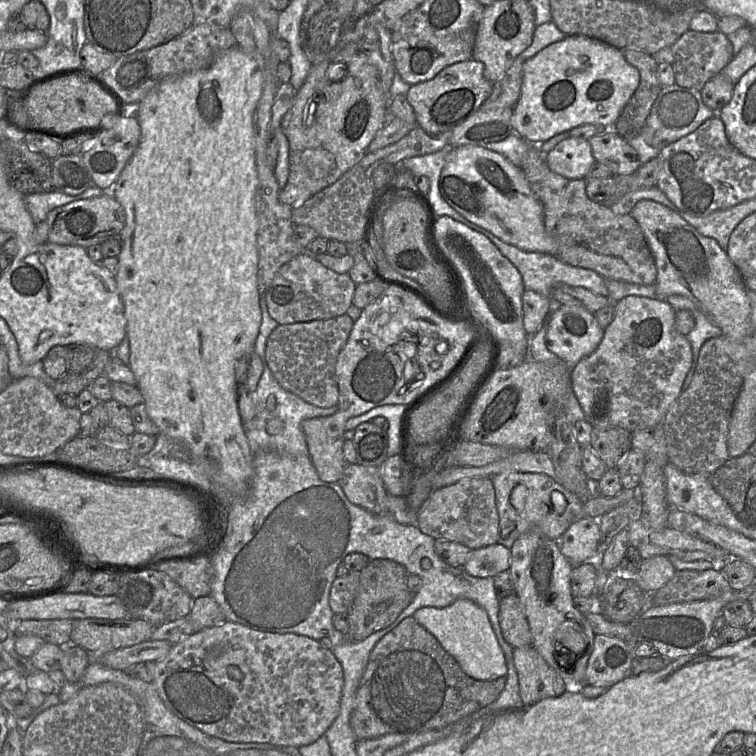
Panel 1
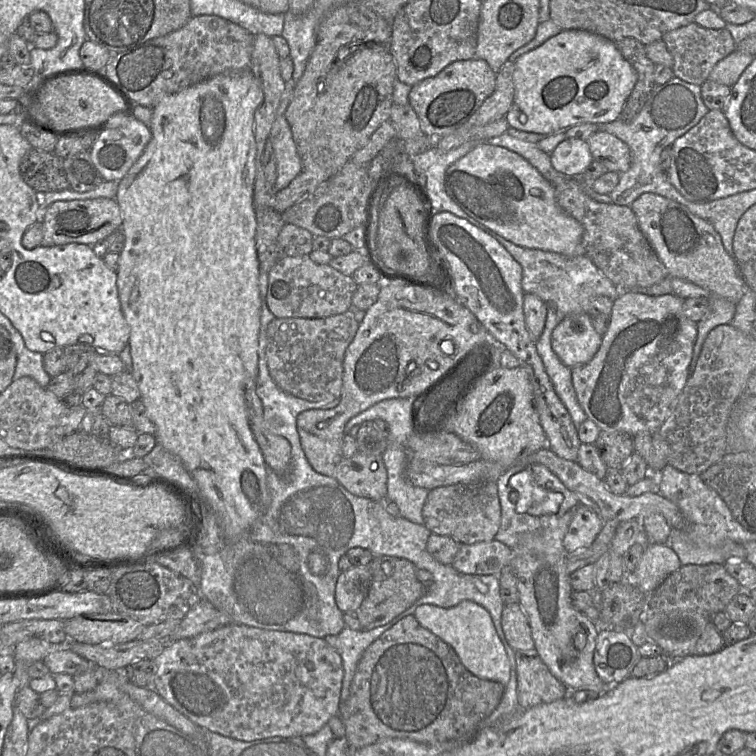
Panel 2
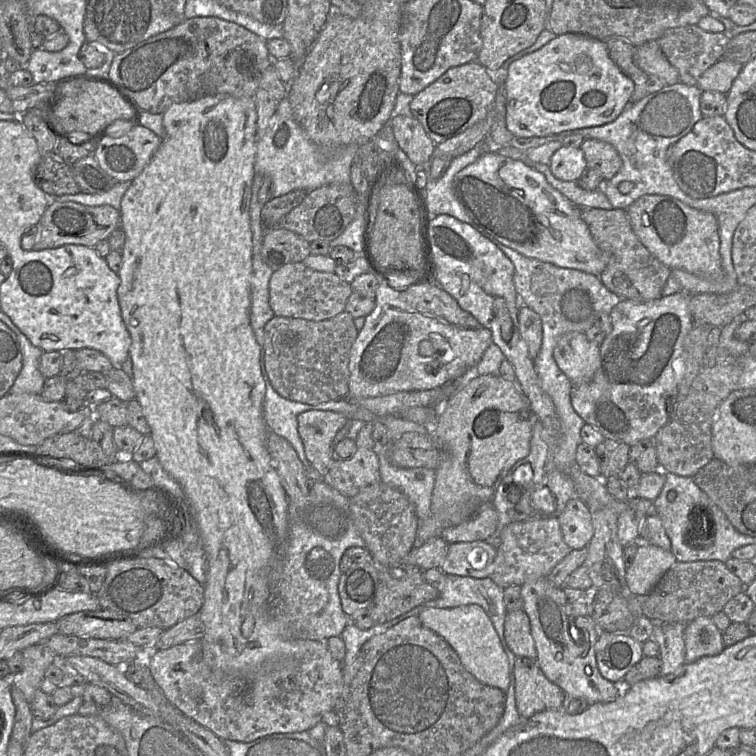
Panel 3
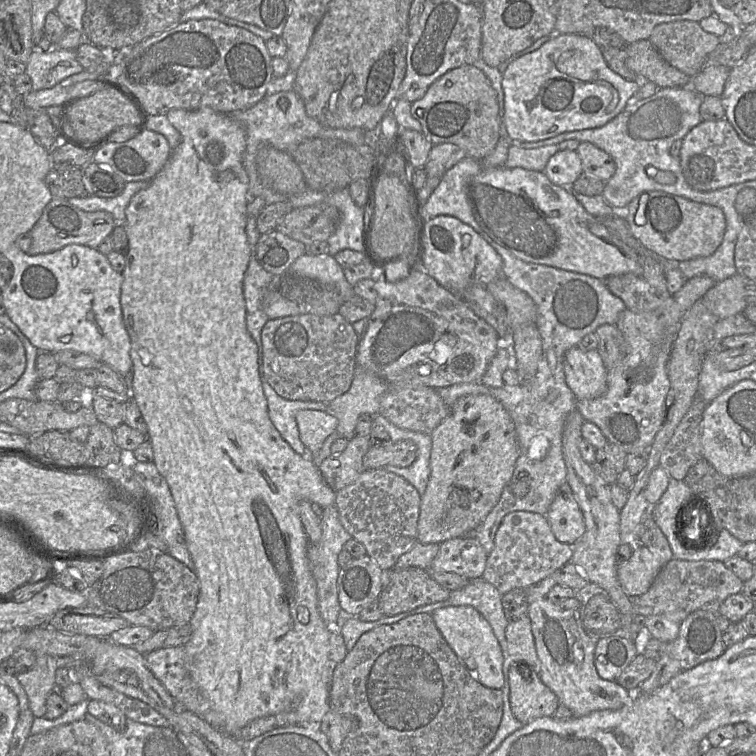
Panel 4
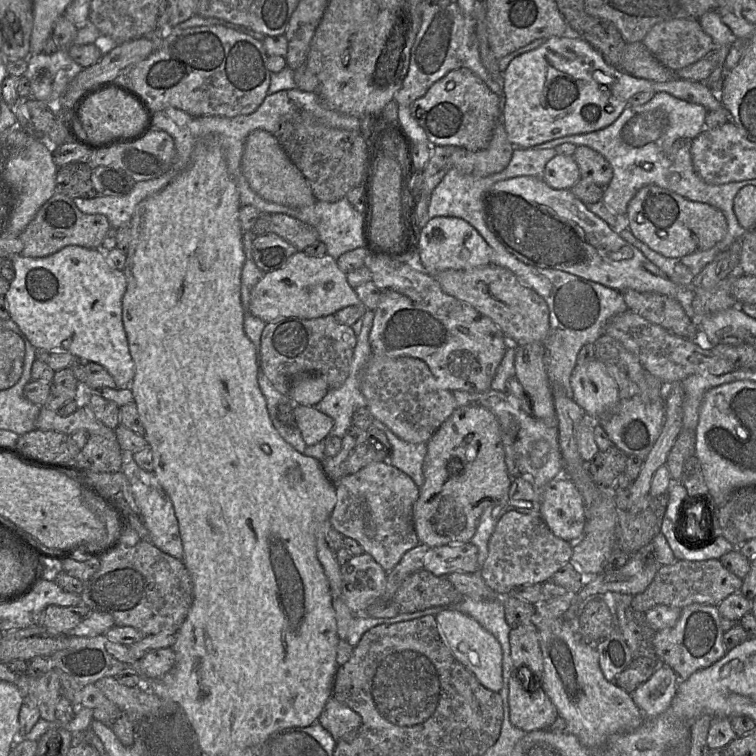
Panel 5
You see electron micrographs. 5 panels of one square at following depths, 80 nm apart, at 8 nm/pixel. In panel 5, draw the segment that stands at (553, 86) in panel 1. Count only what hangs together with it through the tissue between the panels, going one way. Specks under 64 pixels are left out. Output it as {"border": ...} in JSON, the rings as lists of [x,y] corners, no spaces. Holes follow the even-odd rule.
{"border":[[[568,34],[560,37],[551,37],[544,41],[544,43],[532,51],[521,54],[520,56],[514,58],[502,74],[502,88],[503,88],[503,98],[502,98],[502,111],[501,111],[501,121],[503,123],[504,129],[506,131],[508,140],[512,143],[515,148],[531,148],[535,145],[542,144],[557,138],[564,136],[589,133],[592,131],[597,131],[605,128],[612,124],[622,113],[622,111],[629,105],[630,98],[639,92],[652,91],[667,92],[679,99],[685,100],[690,103],[700,104],[704,106],[708,111],[723,109],[723,105],[720,101],[719,95],[716,94],[704,81],[694,81],[688,79],[675,78],[666,82],[655,82],[649,81],[643,78],[638,78],[633,75],[626,73],[620,68],[614,67],[608,64],[602,55],[592,47],[584,39],[578,37],[574,34]]]}

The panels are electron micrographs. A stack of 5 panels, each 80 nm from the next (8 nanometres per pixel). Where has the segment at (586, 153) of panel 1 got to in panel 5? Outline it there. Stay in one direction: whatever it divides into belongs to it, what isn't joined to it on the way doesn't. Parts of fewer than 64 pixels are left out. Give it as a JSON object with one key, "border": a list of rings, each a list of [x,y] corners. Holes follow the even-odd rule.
{"border":[[[557,154],[546,163],[542,179],[553,189],[571,189],[580,178],[574,157]]]}

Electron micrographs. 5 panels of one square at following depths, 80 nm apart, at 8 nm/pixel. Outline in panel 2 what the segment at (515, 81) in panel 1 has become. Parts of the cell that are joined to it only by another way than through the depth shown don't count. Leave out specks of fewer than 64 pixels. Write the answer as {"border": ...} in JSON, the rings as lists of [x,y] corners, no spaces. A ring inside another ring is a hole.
{"border":[[[506,61],[496,74],[493,93],[485,99],[479,109],[467,120],[468,125],[484,126],[505,118],[514,99],[513,71],[515,61]]]}

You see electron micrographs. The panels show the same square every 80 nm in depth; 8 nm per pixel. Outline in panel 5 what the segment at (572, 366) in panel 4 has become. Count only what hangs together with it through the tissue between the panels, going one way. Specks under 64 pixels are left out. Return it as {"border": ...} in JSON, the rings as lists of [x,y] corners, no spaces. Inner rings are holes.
{"border":[[[597,358],[577,364],[570,382],[574,401],[595,422],[608,414],[620,399],[616,382]]]}

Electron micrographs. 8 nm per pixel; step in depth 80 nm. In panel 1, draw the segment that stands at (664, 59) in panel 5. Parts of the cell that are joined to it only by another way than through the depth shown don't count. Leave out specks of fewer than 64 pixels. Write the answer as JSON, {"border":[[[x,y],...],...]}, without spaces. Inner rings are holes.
{"border":[[[689,29],[670,48],[674,54],[672,66],[676,84],[697,90],[701,90],[708,80],[719,74],[735,55],[728,36],[719,31],[698,32]]]}

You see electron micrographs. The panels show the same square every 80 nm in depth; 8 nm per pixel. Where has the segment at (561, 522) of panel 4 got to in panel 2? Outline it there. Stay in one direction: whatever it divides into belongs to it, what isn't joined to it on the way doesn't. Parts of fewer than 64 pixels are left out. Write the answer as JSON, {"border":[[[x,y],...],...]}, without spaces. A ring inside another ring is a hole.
{"border":[[[578,504],[564,537],[567,553],[588,548],[601,532],[604,520],[588,507]]]}

